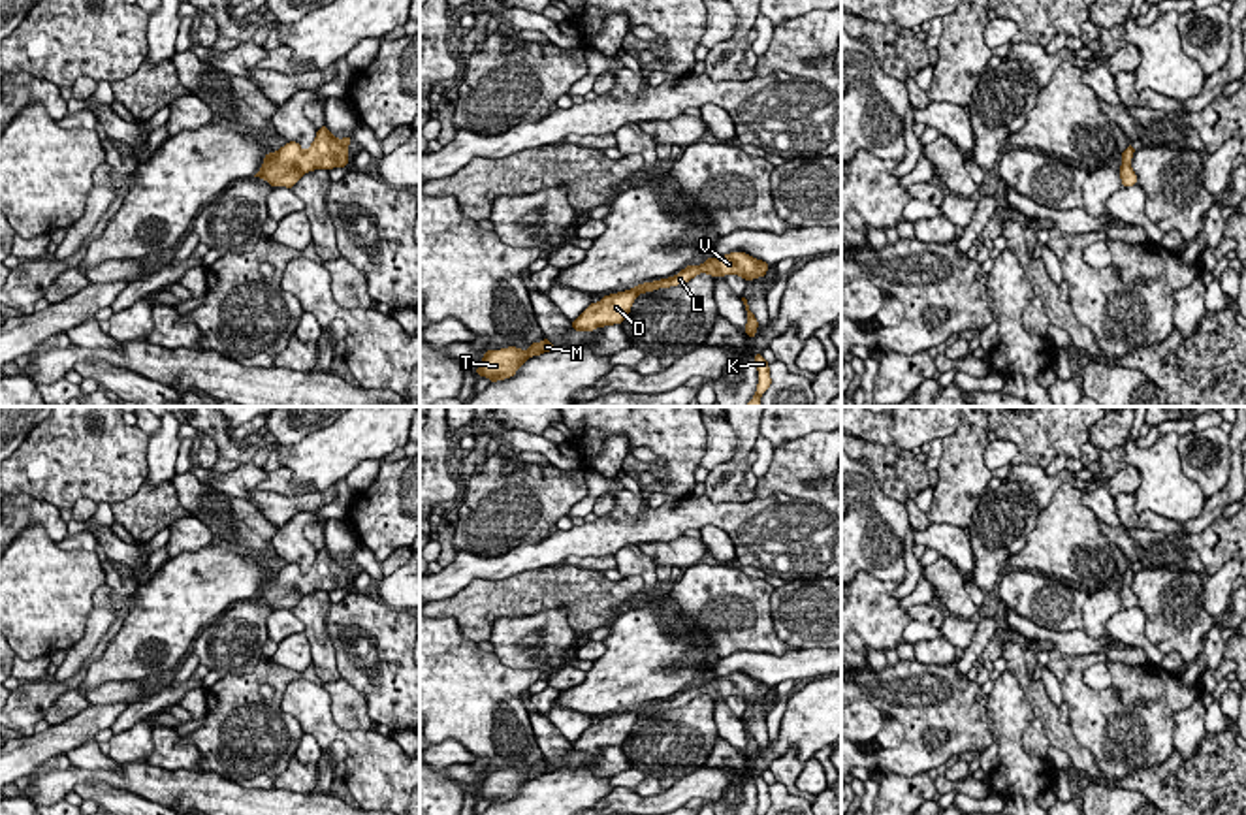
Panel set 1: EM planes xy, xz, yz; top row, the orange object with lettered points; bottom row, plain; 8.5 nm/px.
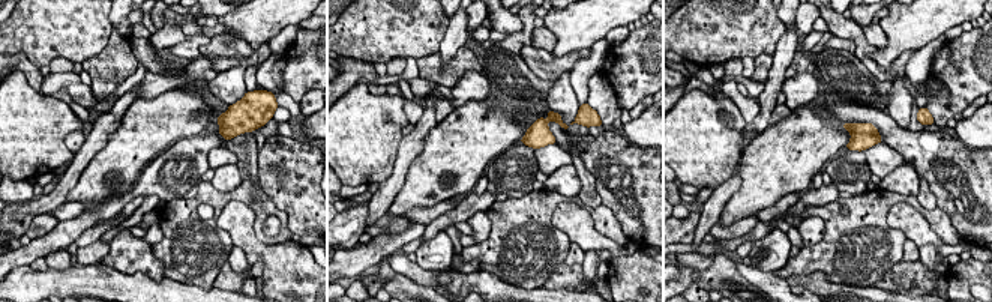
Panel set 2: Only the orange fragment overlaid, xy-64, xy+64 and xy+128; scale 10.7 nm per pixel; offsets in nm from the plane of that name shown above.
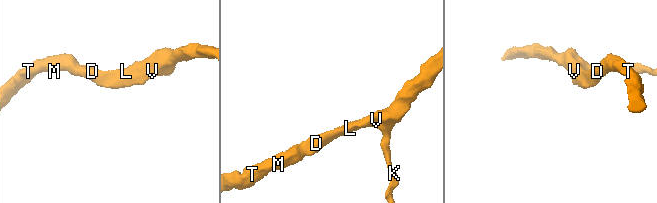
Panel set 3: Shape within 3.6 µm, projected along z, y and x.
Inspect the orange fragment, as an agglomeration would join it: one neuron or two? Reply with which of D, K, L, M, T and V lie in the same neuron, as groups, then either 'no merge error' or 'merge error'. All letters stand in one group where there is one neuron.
D K L M T V; no merge error

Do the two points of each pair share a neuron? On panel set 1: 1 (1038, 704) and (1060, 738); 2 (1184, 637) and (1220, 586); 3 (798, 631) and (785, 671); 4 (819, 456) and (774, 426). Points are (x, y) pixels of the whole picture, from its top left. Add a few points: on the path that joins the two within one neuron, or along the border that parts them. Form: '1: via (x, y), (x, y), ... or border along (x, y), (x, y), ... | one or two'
1: via (1045, 712), (1056, 731) | one
2: border along (1205, 578), (1205, 610), (1214, 620) | two
3: border along (821, 646), (793, 650) | two
4: border along (821, 430), (808, 431), (774, 448) | two

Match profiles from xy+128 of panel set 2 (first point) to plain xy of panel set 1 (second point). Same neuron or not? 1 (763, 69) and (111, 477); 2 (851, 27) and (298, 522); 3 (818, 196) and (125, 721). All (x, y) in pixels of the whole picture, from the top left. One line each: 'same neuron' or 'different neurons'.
1: different neurons
2: different neurons
3: same neuron

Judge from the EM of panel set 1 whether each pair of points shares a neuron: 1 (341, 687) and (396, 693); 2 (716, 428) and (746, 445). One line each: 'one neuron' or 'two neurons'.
1: two neurons
2: two neurons

